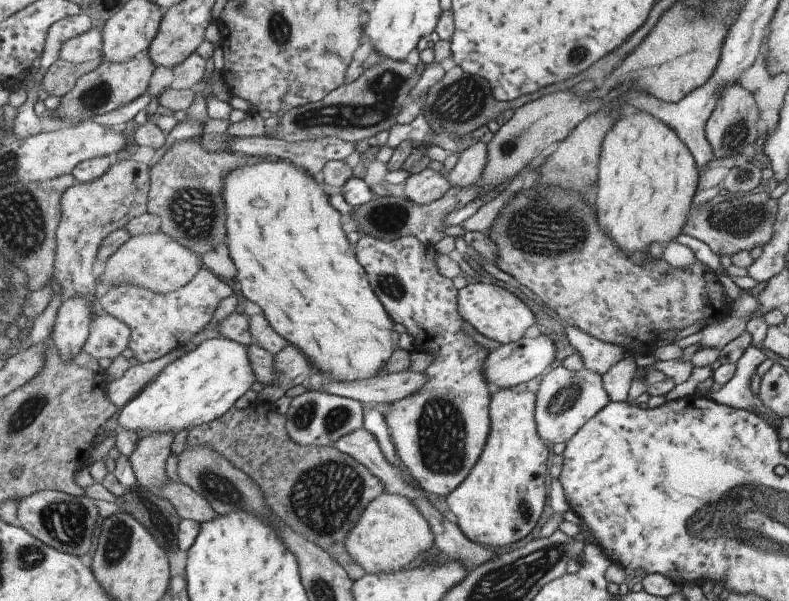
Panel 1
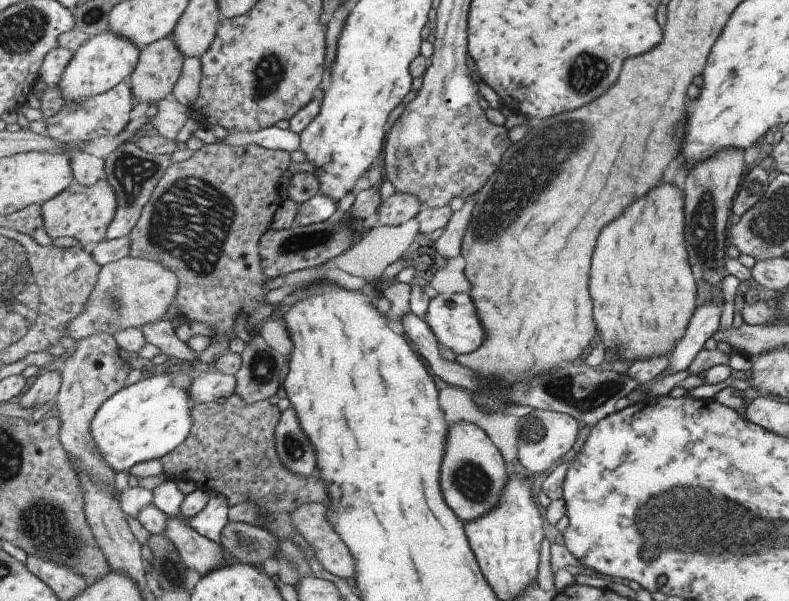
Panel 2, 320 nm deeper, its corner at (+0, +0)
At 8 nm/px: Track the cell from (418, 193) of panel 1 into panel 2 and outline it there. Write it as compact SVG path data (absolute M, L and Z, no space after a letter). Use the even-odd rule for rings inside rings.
M394 193L388 199L380 203L378 211L378 224L374 224L372 228L375 228L377 225L385 226L389 225L390 227L398 227L399 225L404 225L410 220L416 218L423 211L423 204L418 197L415 195L408 195L403 193Z

